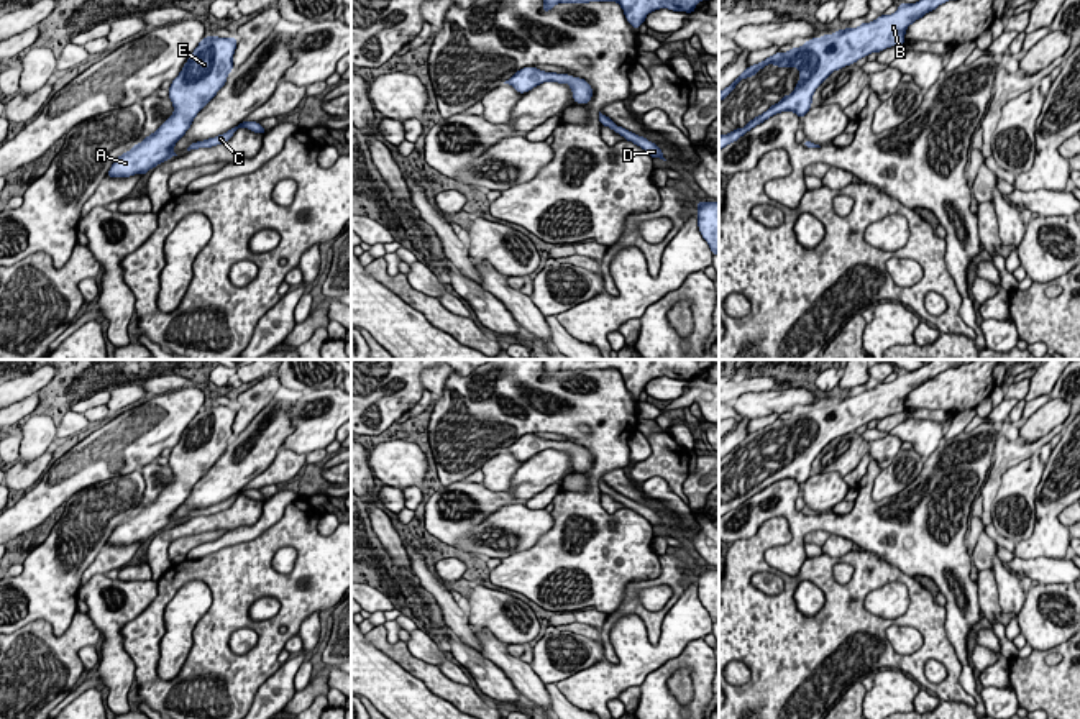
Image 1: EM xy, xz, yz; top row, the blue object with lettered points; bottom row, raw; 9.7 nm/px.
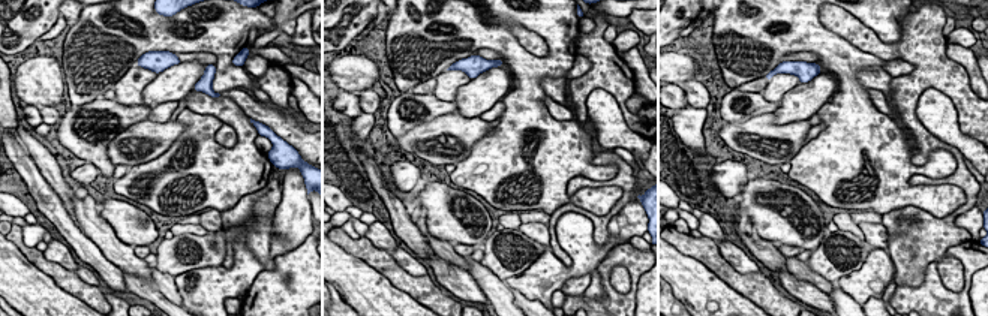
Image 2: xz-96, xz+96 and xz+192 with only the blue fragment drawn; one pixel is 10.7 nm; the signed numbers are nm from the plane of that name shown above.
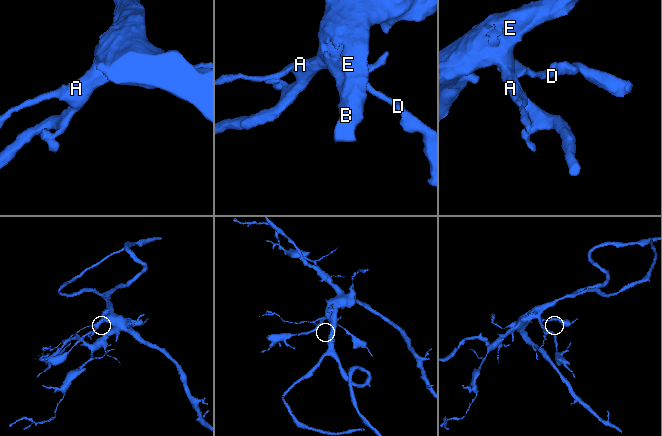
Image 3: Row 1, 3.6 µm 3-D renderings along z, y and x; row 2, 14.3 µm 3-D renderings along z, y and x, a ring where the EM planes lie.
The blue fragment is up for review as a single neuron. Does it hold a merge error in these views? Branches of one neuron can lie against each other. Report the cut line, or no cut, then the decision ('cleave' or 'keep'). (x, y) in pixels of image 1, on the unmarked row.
no cut | keep

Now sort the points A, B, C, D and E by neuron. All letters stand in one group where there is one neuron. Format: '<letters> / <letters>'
A B C D E

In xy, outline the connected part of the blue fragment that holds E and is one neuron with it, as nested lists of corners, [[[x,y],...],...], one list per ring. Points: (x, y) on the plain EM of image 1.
[[[215,402],[199,410],[179,443],[171,450],[167,465],[172,469],[174,481],[154,501],[118,524],[107,545],[144,543],[149,537],[177,524],[174,520],[176,511],[190,496],[197,481],[225,453],[233,438],[236,412],[236,405],[218,405]]]

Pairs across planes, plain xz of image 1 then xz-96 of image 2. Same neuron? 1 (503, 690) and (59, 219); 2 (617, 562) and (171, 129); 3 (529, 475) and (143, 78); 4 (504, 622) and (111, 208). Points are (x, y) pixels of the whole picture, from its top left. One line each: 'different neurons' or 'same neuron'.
1: same neuron
2: different neurons
3: different neurons
4: same neuron

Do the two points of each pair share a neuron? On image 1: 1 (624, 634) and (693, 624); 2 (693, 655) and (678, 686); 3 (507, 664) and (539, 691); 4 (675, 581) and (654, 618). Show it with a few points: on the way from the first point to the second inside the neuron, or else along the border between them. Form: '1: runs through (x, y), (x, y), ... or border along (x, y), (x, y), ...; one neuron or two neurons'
1: runs through (640, 650), (662, 650), (677, 636); one neuron
2: border along (680, 667), (690, 670), (690, 701); two neurons
3: runs through (516, 670), (530, 685); one neuron
4: runs through (675, 591), (673, 599), (663, 609); one neuron

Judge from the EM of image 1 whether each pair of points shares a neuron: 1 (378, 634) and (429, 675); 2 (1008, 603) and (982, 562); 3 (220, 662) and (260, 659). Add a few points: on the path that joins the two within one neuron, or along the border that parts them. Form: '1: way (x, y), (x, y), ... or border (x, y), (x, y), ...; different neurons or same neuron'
1: way (388, 647), (416, 667); same neuron
2: way (1008, 591), (1006, 580), (993, 565); same neuron
3: way (230, 662), (250, 662); same neuron

